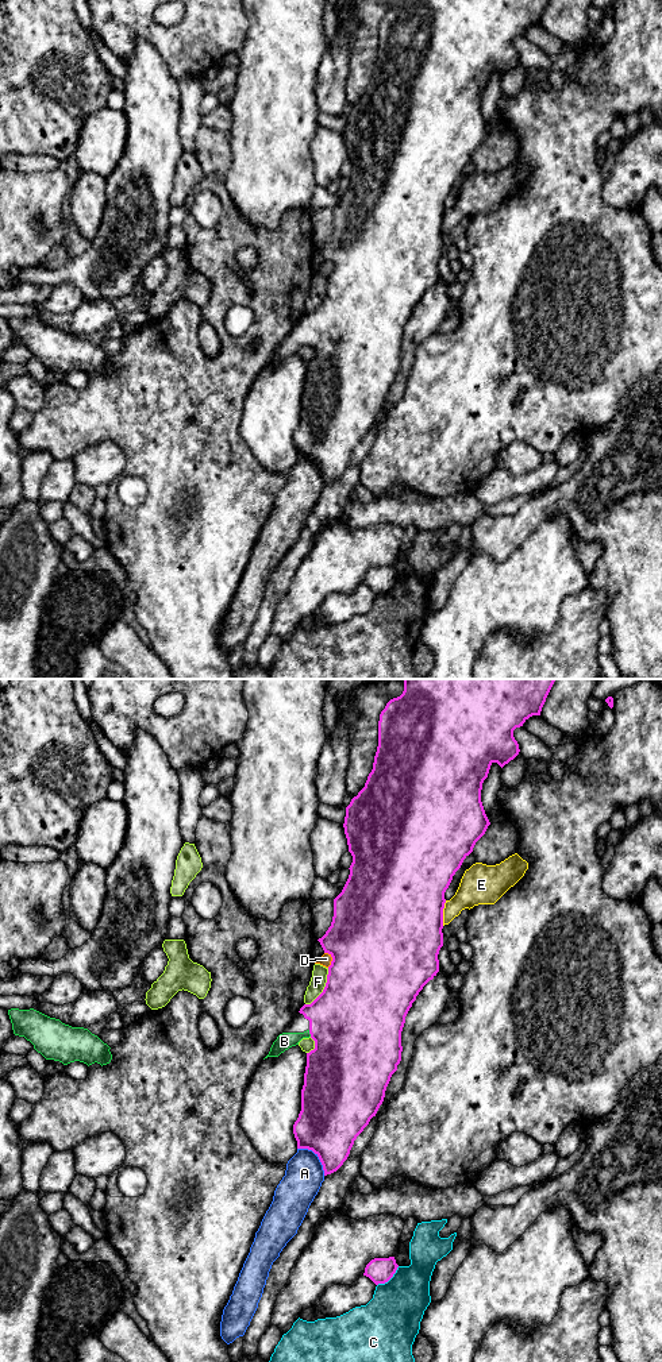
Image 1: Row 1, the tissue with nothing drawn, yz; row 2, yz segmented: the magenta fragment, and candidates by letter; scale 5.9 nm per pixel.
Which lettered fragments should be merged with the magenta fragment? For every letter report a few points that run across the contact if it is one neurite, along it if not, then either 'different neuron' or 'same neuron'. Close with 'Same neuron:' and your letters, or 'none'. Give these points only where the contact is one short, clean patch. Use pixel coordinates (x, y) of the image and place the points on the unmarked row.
A: different neuron
B: line yz (350, 331), (310, 342), (284, 350); same neuron
C: different neuron
D: different neuron
E: different neuron
F: different neuron
Same neuron: B

